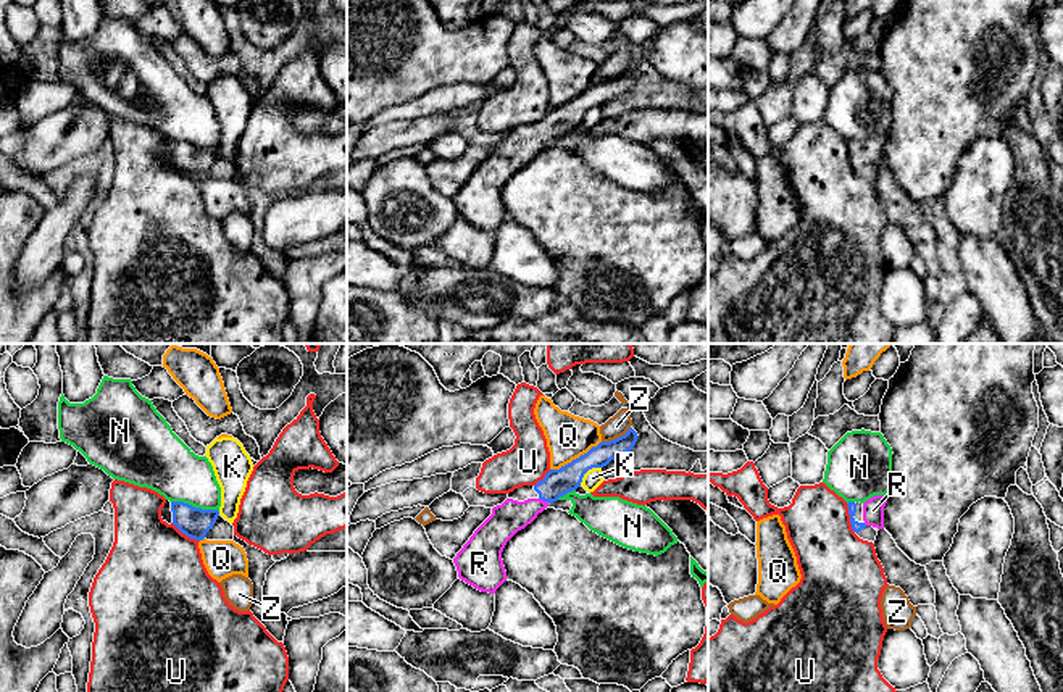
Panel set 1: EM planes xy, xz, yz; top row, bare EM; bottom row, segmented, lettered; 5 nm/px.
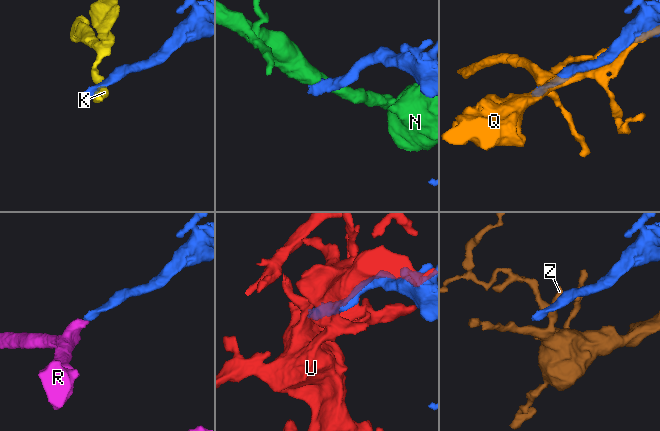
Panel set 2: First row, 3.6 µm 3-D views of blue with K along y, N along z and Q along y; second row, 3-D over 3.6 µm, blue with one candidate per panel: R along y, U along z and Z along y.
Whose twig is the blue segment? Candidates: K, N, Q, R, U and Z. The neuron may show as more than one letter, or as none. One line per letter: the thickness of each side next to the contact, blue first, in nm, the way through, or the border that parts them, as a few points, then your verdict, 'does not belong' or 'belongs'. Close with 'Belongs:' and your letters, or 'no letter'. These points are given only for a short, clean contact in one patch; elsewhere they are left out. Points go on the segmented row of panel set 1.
K: 140/90 nm | along xz (600, 466), (592, 466), (579, 486) | does not belong
N: 150/280 nm | along xy (171, 500), (218, 512) | does not belong
Q: 140/220 nm | does not belong
R: 140/160 nm | across xz (557, 483), (544, 500), (523, 513), (510, 516) | belongs
U: 50/360 nm | does not belong
Z: 110/110 nm | along xz (629, 426), (623, 434), (602, 442) | does not belong
Belongs: R

